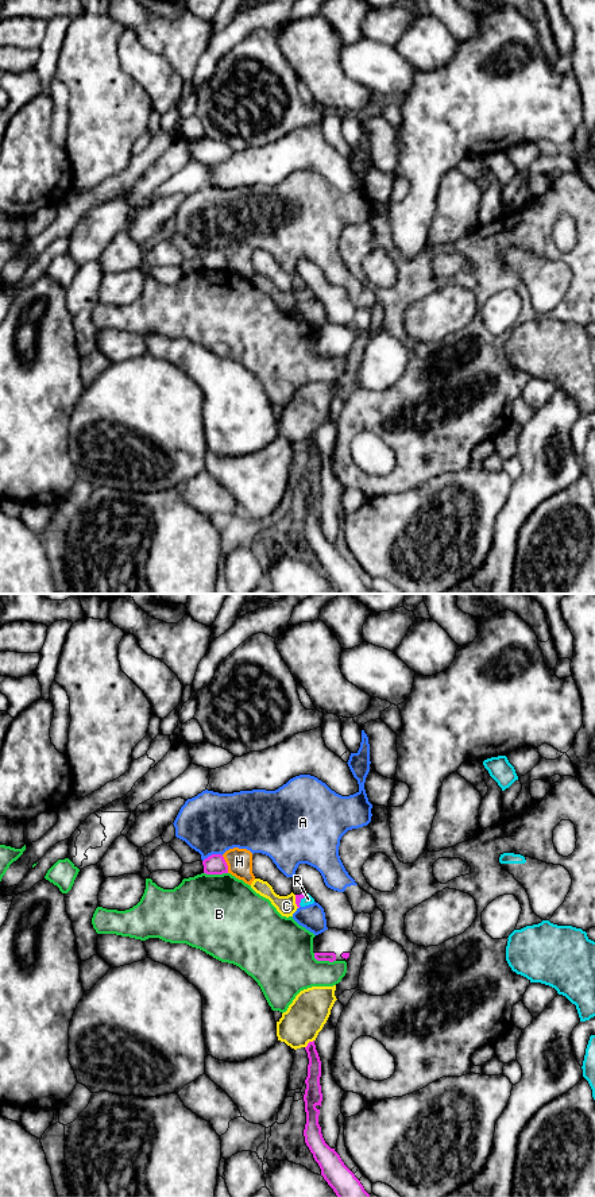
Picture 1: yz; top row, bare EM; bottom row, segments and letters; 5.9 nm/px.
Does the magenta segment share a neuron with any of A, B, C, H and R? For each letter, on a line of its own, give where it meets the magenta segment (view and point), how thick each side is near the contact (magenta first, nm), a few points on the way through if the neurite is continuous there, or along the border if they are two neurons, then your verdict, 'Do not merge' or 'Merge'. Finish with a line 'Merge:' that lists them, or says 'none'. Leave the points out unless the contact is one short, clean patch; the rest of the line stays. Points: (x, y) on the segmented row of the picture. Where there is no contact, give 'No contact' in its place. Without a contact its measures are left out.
A: Touches magenta at yz (212, 854). Thickness 120 nm (magenta) against 360 nm. Do not merge
B: Touches magenta at yz (323, 960). Thickness 60 nm (magenta) against 400 nm. Do not merge
C: Touches magenta at yz (308, 1043). Thickness 90 nm (magenta) against 240 nm. Do not merge
H: Touches magenta at yz (225, 864). Thickness 120 nm (magenta) against 150 nm. Do not merge
R: Touches magenta at yz (300, 900). Thickness 40 nm (magenta) against 60 nm. Path across: yz (298, 898), (300, 900), (308, 899). Merge
Merge: R

